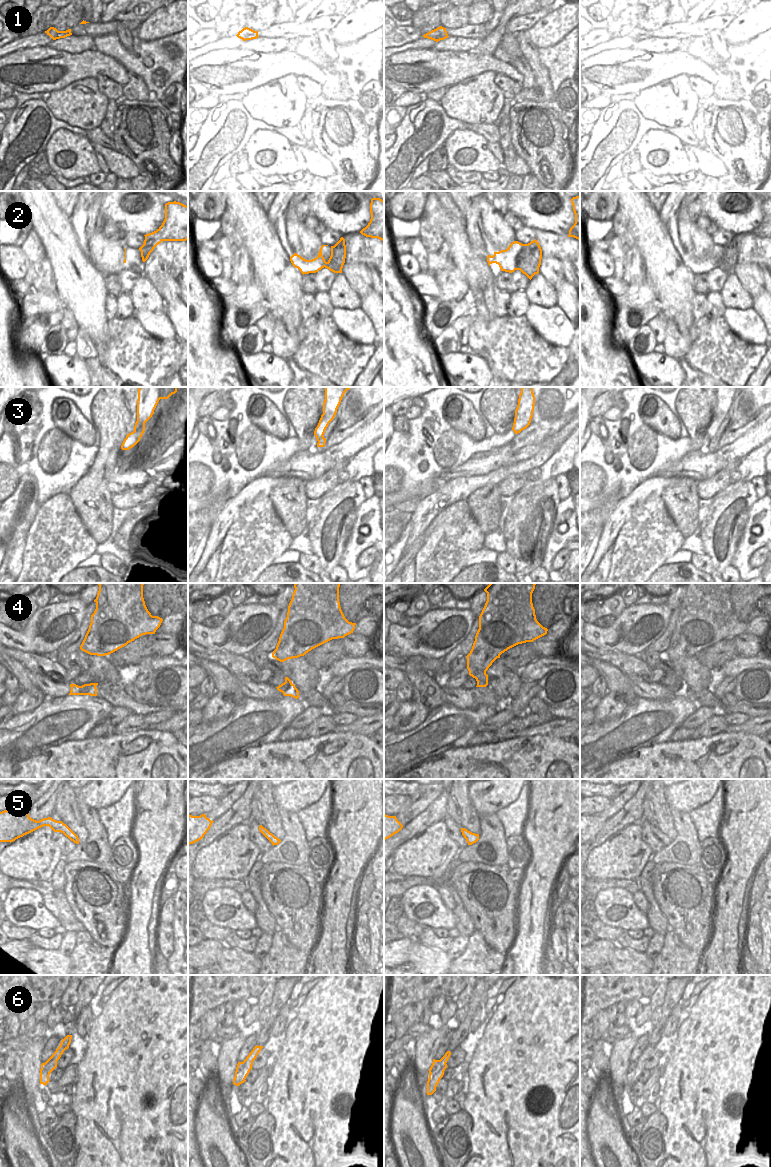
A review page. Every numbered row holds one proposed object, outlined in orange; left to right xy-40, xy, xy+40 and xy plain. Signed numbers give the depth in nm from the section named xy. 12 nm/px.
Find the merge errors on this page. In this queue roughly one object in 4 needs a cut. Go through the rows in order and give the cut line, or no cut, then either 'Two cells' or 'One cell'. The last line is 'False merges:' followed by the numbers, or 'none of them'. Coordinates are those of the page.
1: No split. One cell
2: Split along xy (339, 240), (341, 250), (345, 253). Two cells
3: No split. One cell
4: Split along xy-40 (81, 686), (88, 694). Two cells
5: No split. One cell
6: Split along xy+40 (445, 1063), (435, 1073), (430, 1074). Two cells
False merges: 2, 4, 6

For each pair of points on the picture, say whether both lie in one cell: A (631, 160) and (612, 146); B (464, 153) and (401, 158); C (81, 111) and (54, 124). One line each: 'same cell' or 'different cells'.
A: different cells
B: different cells
C: different cells

